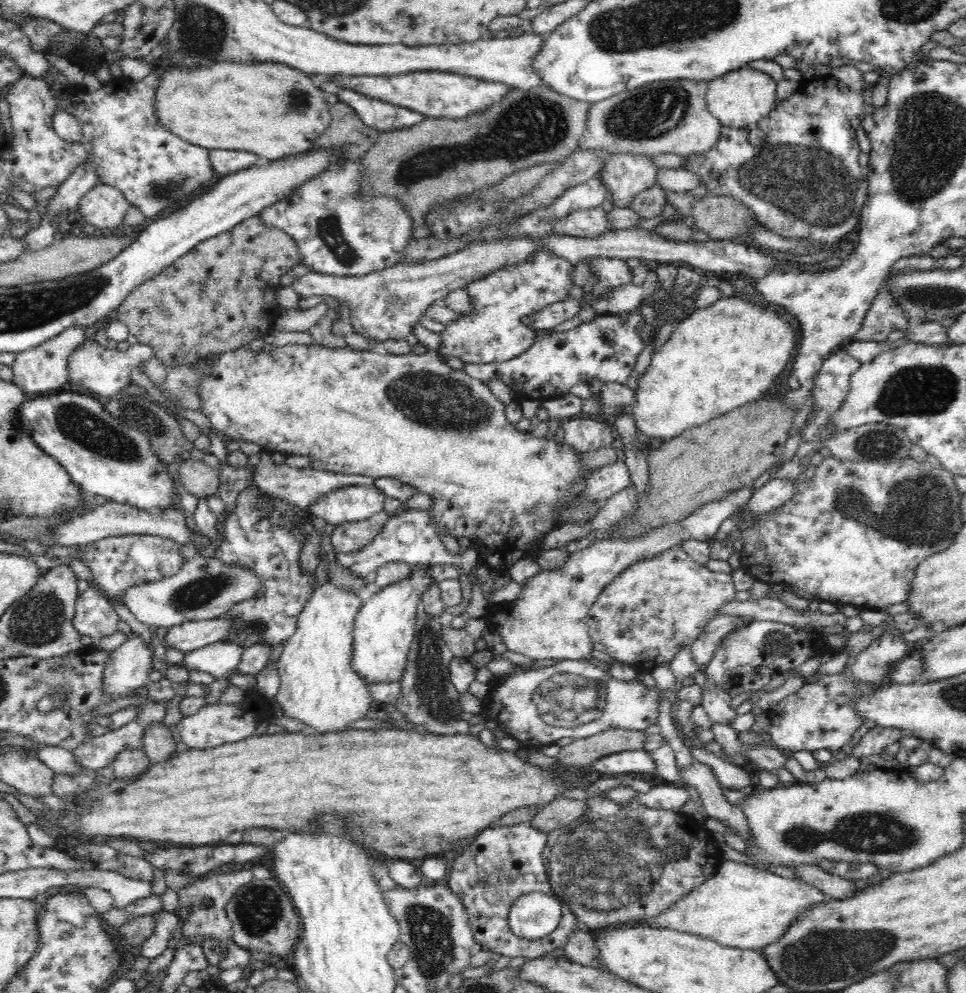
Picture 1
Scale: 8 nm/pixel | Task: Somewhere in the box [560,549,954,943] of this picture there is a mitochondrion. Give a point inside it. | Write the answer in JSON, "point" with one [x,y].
{"point":[870,833]}

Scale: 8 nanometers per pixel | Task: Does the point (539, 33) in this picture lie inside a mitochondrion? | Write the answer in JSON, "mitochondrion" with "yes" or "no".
{"mitochondrion":"no"}

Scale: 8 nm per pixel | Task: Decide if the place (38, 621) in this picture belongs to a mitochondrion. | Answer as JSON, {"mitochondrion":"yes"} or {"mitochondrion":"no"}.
{"mitochondrion":"yes"}

